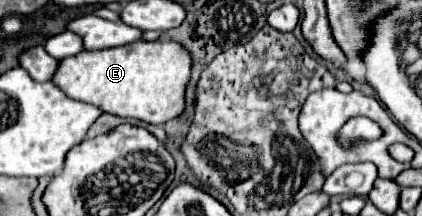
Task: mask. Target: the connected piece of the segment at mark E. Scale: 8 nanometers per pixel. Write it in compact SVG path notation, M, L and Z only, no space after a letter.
M137 40L129 46L79 52L59 62L55 84L75 100L105 108L107 114L135 118L149 124L165 124L185 110L185 90L191 78L191 54L179 42L145 42Z

